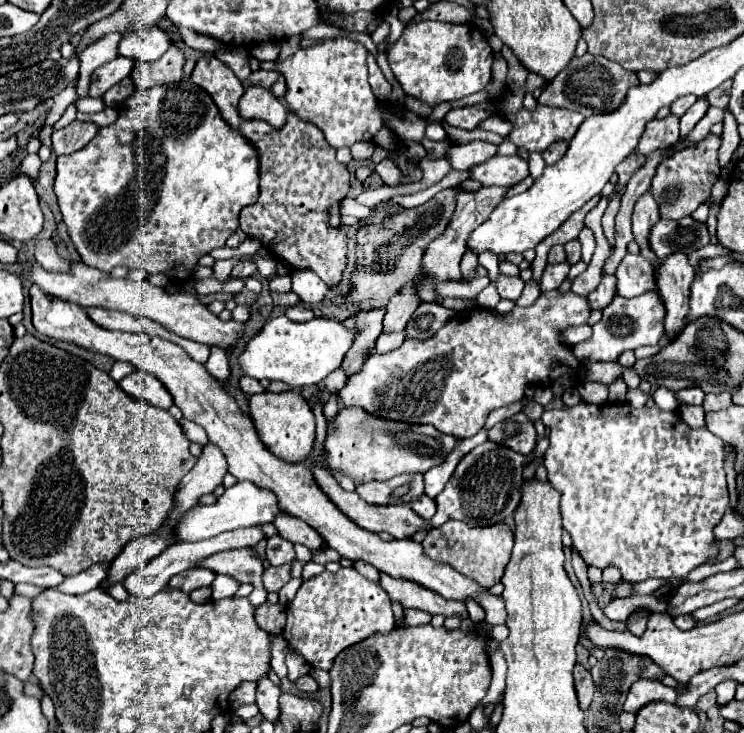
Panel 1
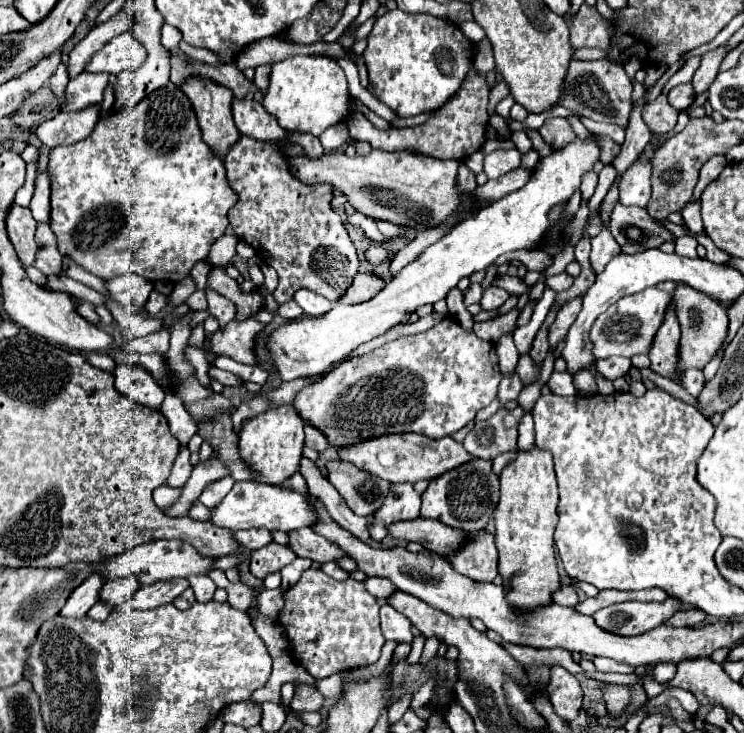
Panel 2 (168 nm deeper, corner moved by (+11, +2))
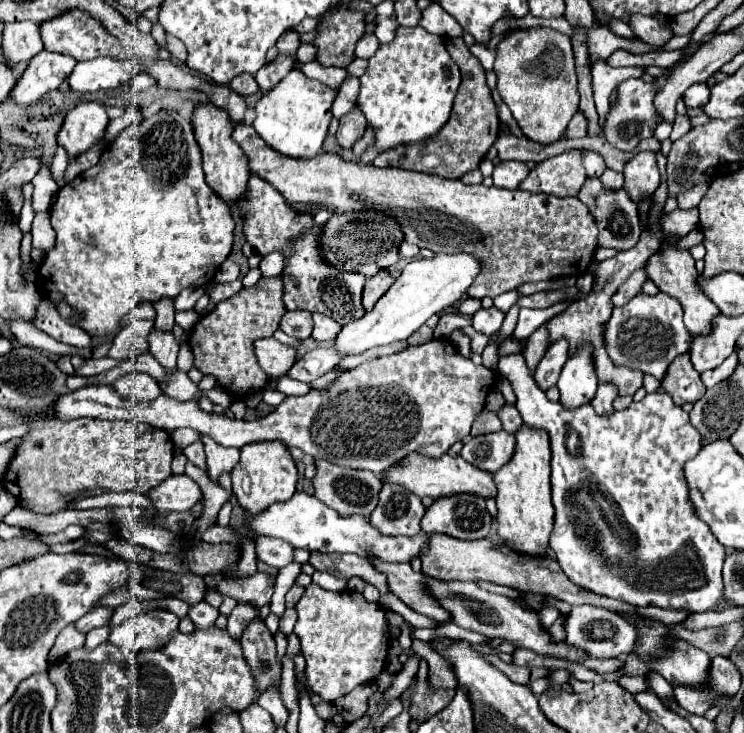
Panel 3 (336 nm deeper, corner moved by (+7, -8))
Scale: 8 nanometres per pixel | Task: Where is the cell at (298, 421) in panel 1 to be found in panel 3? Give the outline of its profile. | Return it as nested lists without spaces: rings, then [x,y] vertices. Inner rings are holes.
[[[253,443],[241,449],[239,465],[231,471],[233,493],[247,513],[265,511],[269,505],[291,499],[297,485],[297,467],[283,443]]]

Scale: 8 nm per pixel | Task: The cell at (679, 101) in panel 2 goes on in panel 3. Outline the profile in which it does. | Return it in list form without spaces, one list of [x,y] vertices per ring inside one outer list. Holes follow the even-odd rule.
[[[697,83],[685,91],[685,105],[687,107],[703,107],[709,101],[709,85]]]

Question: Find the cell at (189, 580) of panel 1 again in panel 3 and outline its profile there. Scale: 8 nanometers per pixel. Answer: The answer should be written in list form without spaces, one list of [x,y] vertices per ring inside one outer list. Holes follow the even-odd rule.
[[[155,609],[131,617],[119,627],[113,627],[109,643],[121,647],[121,651],[129,651],[129,655],[137,655],[137,651],[165,647],[165,643],[169,643],[171,639],[171,633],[177,631],[177,625],[179,617],[169,611]]]

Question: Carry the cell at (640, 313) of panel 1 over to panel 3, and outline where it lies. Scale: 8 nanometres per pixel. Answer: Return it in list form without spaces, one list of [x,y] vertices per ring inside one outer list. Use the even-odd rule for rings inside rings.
[[[639,293],[627,305],[615,307],[609,323],[605,325],[603,337],[613,363],[649,373],[657,381],[665,377],[669,363],[677,355],[689,353],[693,341],[693,335],[689,335],[689,331],[685,329],[681,305],[677,303],[677,299],[665,293],[657,293],[657,295]]]

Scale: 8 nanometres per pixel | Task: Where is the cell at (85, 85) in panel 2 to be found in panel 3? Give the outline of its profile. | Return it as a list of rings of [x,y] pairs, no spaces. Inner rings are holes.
[[[93,101],[79,103],[65,117],[65,123],[57,137],[59,145],[65,147],[69,159],[75,159],[85,151],[89,151],[99,139],[103,139],[103,131],[107,123],[109,117],[103,105]]]

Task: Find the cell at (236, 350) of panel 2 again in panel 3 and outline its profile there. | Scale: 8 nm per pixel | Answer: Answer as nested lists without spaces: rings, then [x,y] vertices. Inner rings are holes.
[[[265,337],[255,341],[255,355],[269,377],[283,377],[293,367],[297,353],[293,347],[287,347],[273,337]]]

